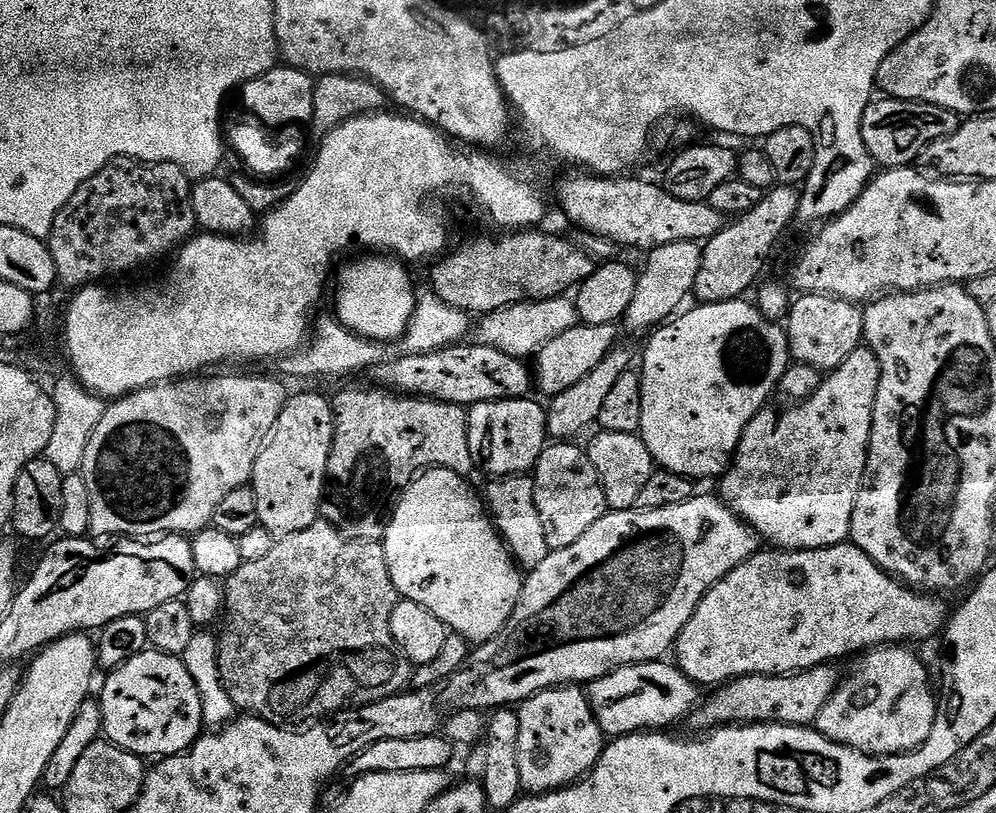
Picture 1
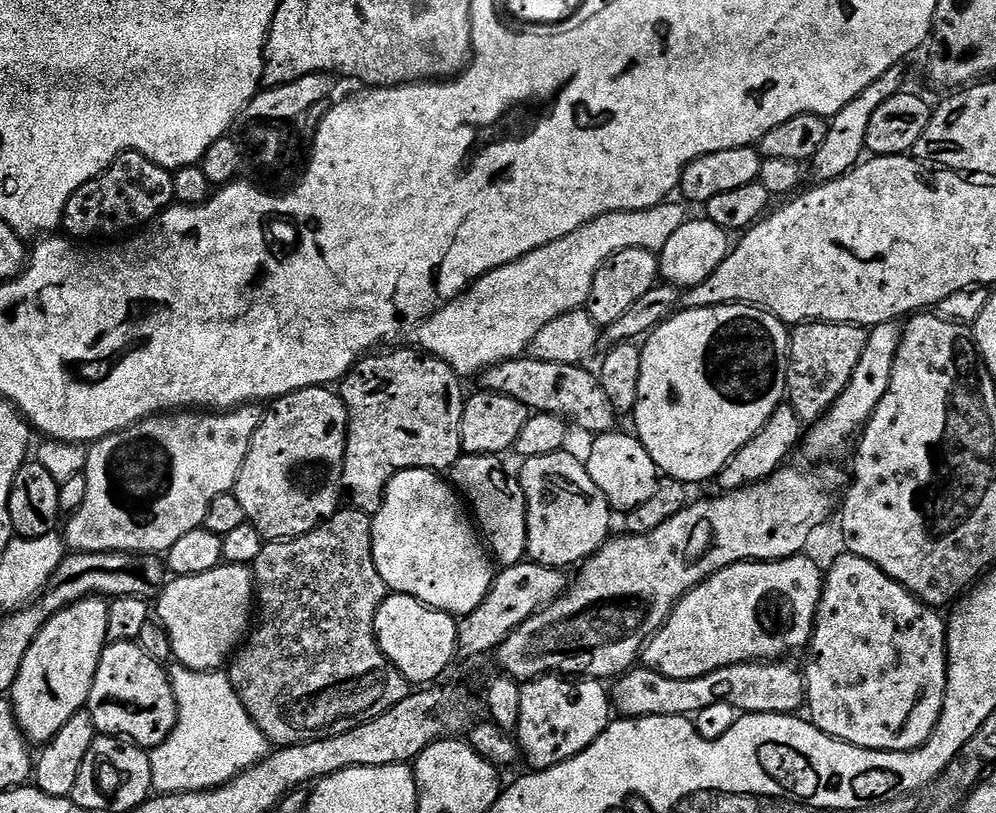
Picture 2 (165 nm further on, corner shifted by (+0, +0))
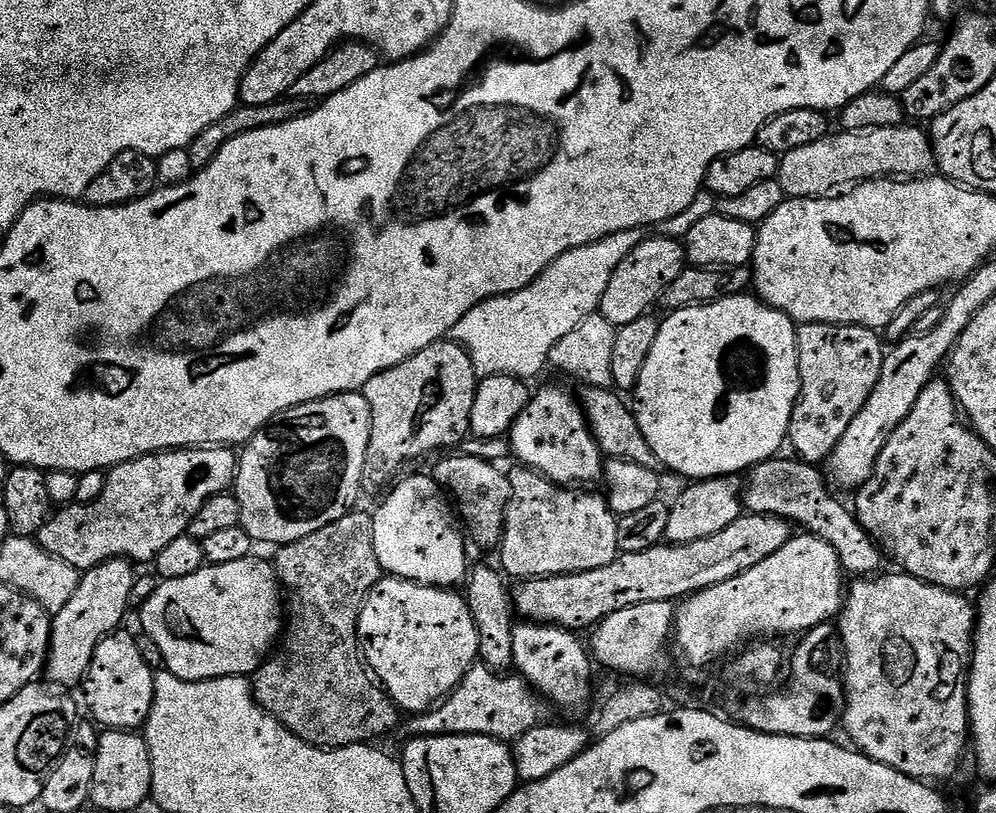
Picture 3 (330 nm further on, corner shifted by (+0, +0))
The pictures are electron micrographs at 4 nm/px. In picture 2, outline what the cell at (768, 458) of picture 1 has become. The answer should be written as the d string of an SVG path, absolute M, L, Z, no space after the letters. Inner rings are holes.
M891 320L878 324L868 333L868 345L854 370L846 390L833 402L818 423L807 429L802 440L802 453L808 462L832 462L848 448L848 443L863 429L872 418L872 411L888 392L890 374L894 374L894 360L898 354L902 328L897 321Z

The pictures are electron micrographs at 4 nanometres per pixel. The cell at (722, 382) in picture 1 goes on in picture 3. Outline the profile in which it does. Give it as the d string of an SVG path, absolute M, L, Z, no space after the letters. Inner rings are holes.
M741 294L739 296L726 296L722 300L715 300L713 304L695 304L693 308L679 308L677 312L668 312L663 319L660 320L660 329L658 330L658 338L654 338L654 346L650 349L650 358L646 358L646 366L642 366L642 374L638 378L634 389L634 397L636 396L636 404L634 400L634 411L636 421L642 430L642 438L646 438L646 442L650 446L650 450L654 450L654 454L660 459L661 465L665 469L669 468L672 472L677 472L680 476L689 476L689 481L695 482L698 480L714 480L717 478L732 478L737 474L735 472L747 473L755 468L757 464L763 463L765 460L771 460L781 450L780 447L785 447L788 439L788 427L790 426L790 418L792 411L796 405L796 399L800 393L800 359L798 358L798 342L796 341L796 329L798 327L795 320L791 320L784 312L780 312L776 308L769 308L763 300L752 294Z

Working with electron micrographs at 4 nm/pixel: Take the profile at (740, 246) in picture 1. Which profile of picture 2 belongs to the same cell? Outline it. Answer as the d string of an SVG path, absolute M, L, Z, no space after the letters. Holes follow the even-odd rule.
M899 67L886 70L886 74L870 82L870 86L866 86L866 90L862 90L862 94L854 98L854 102L846 102L846 106L842 106L842 110L838 110L838 114L831 117L826 142L822 142L822 150L818 150L816 157L810 161L810 176L811 179L813 176L816 184L825 184L842 178L865 159L866 130L870 126L870 118L874 118L874 110L878 110L882 102L898 95L902 90L900 71Z

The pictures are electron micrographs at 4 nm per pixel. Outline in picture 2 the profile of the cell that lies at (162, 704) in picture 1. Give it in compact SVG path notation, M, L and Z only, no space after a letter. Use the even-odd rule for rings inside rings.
M109 643L98 662L86 711L94 718L97 733L119 736L145 750L157 748L176 725L176 695L165 665L150 658L139 643Z

